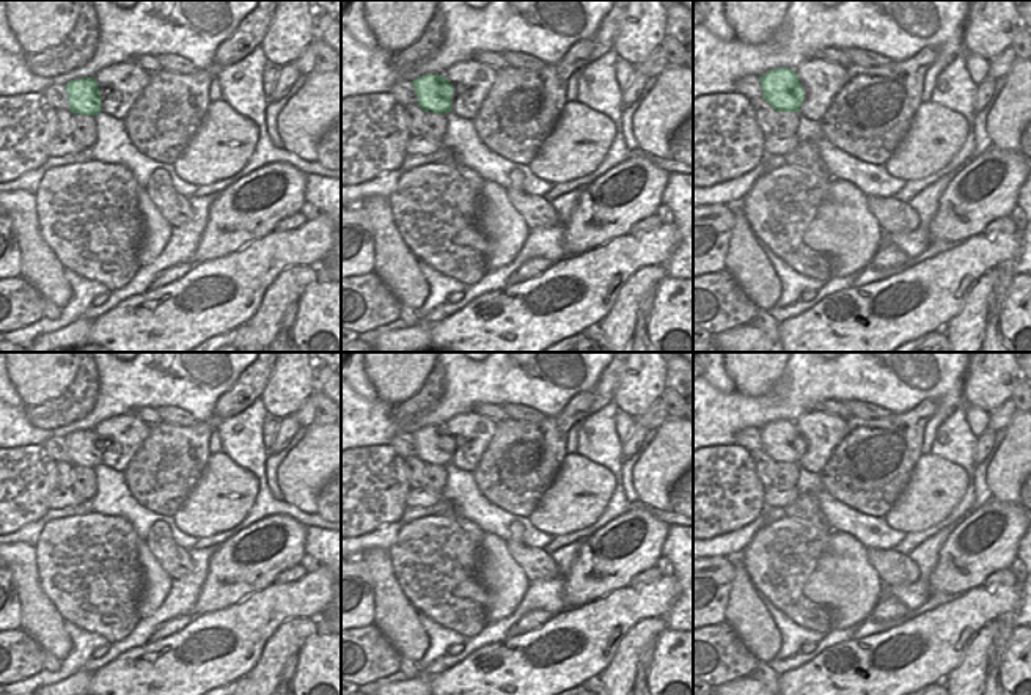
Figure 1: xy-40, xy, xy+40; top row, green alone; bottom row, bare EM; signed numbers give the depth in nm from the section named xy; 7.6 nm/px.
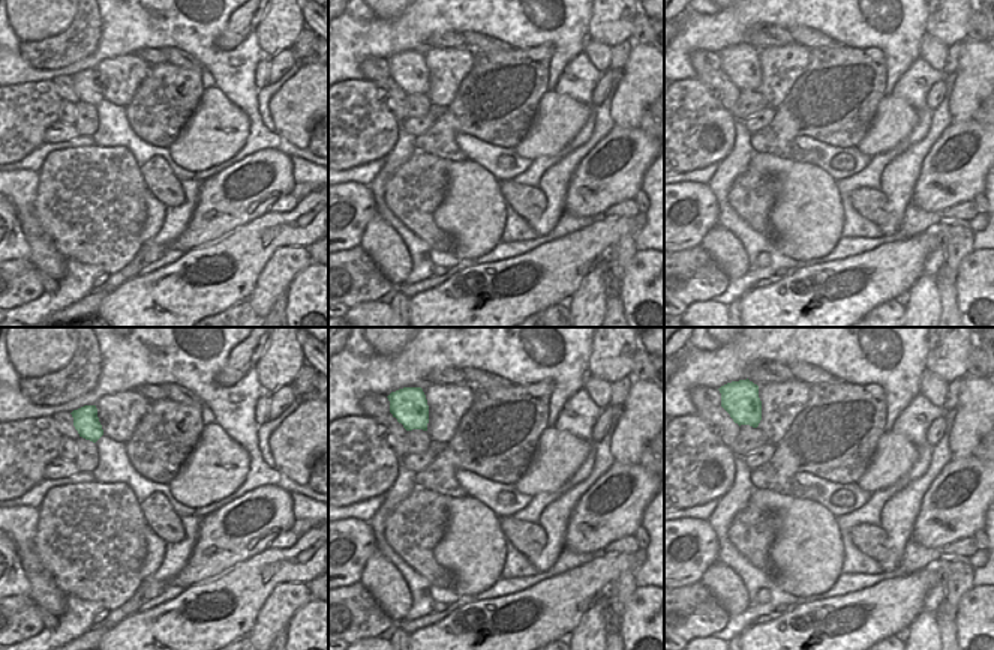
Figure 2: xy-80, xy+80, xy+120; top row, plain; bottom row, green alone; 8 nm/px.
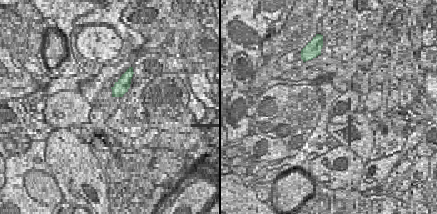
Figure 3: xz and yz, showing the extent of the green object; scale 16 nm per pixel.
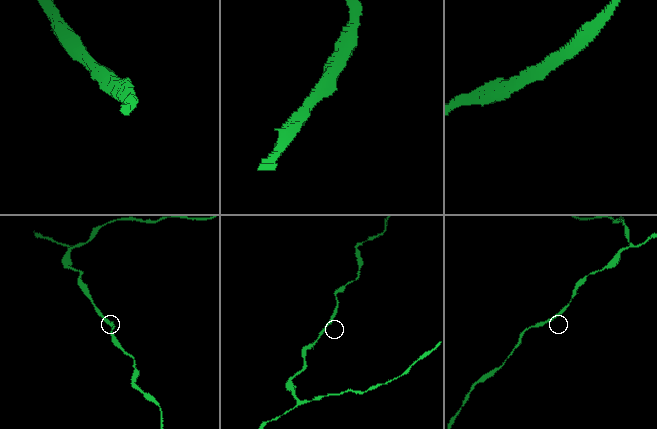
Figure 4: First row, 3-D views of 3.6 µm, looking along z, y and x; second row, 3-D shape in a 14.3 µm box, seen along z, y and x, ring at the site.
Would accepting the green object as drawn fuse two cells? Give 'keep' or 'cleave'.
keep

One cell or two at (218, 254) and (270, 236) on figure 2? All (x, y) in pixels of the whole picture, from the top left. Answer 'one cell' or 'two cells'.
one cell

